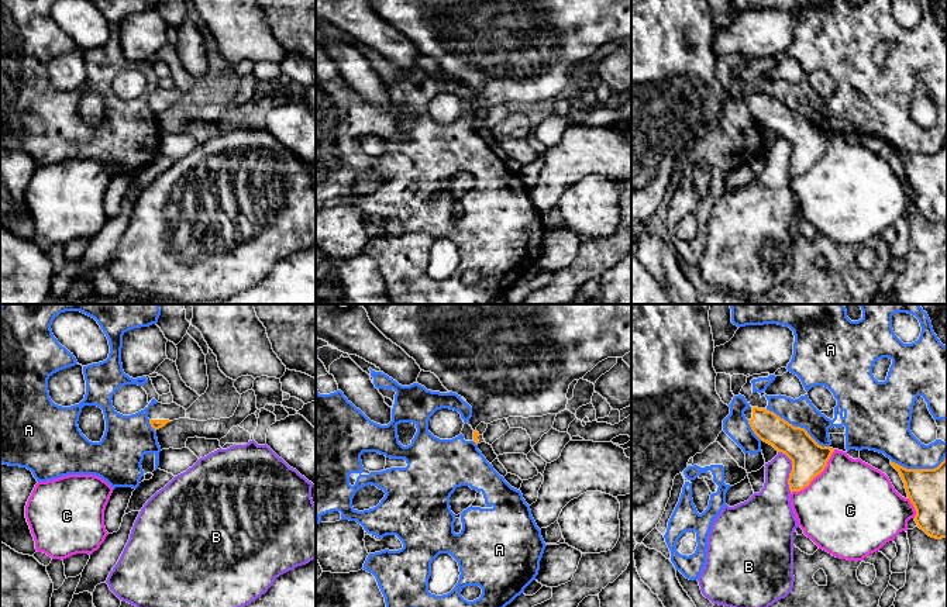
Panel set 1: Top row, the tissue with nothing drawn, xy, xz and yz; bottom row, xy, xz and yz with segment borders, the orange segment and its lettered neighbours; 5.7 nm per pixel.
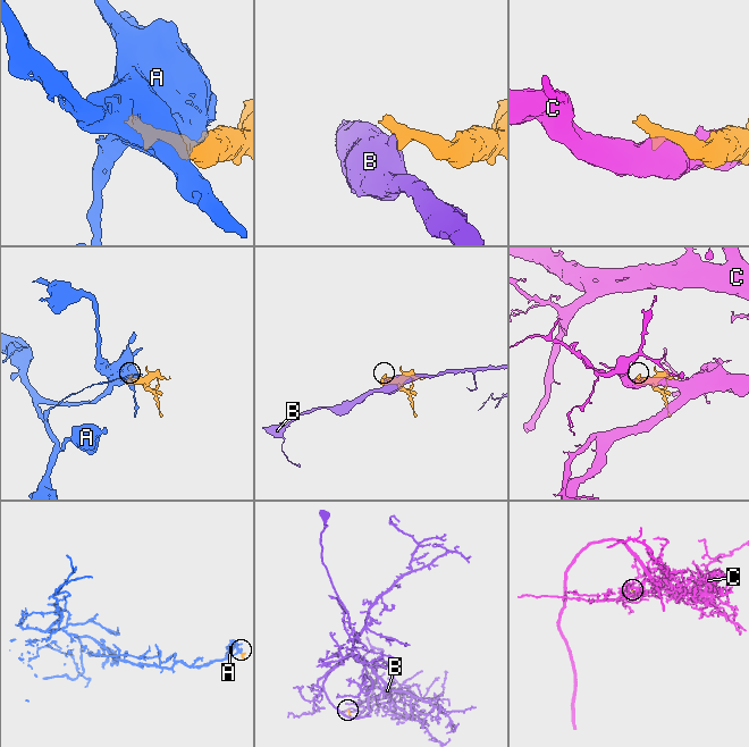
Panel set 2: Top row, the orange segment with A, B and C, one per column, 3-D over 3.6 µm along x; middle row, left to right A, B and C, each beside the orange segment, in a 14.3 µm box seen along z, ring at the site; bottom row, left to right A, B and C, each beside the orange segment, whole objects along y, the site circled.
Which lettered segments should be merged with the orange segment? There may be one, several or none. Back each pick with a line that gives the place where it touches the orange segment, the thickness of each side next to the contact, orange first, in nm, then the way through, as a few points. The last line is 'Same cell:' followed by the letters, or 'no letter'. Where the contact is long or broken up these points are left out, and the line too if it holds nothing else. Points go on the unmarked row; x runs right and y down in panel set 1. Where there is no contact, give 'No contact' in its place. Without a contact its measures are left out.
Same cell: no letter

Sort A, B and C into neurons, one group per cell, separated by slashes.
A / B / C

